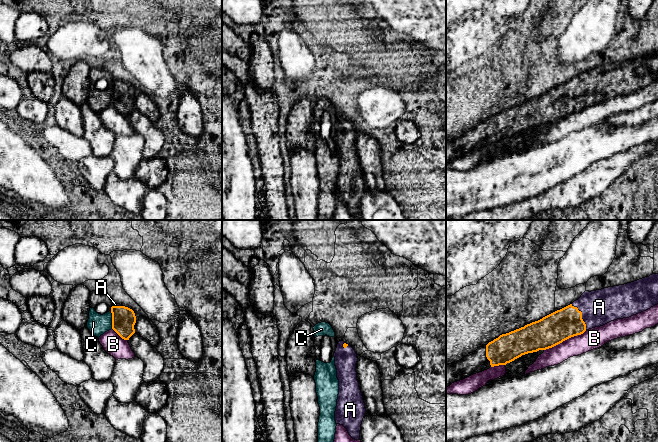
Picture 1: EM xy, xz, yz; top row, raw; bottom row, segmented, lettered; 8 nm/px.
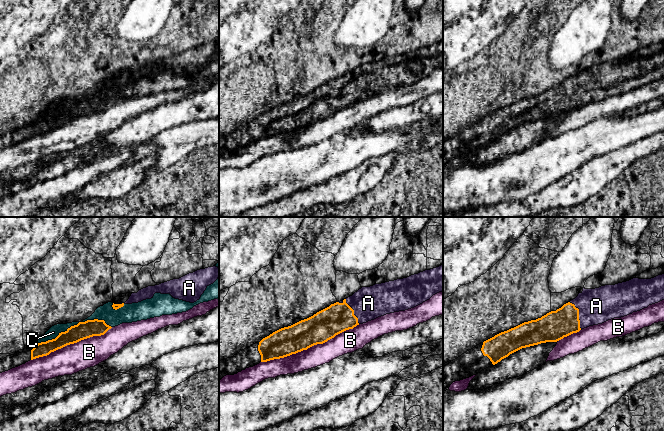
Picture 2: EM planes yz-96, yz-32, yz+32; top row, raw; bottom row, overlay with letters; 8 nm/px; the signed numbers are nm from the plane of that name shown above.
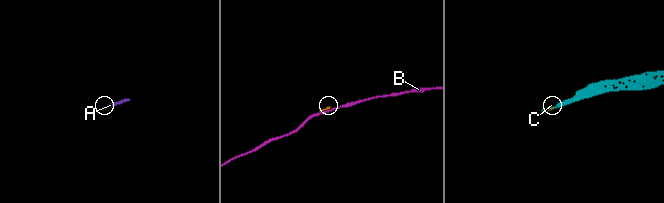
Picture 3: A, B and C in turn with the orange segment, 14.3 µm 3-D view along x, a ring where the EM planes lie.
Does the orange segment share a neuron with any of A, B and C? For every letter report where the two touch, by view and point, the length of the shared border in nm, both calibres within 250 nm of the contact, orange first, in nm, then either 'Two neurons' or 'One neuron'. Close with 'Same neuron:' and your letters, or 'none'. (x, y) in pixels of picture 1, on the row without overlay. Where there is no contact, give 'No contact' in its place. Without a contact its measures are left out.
A: Touches orange at yz (581, 92). Shared border 240 nm. Thickness 240 nm (orange) against 280 nm. One neuron
B: Touches orange at yz (565, 115). Shared border 380 nm. Thickness 240 nm (orange) against 160 nm. Two neurons
C: Touches orange at xy (112, 96). Shared border 140 nm. Thickness 190 nm (orange) against 170 nm. Two neurons
Same neuron: A

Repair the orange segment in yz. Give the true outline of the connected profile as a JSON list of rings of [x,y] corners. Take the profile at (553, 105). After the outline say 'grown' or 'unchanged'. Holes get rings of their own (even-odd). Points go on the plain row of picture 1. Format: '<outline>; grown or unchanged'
[[[658,50],[624,61],[585,67],[572,80],[500,111],[461,136],[446,141],[446,164],[490,143],[552,124],[586,106],[629,94],[658,80]]]; grown

